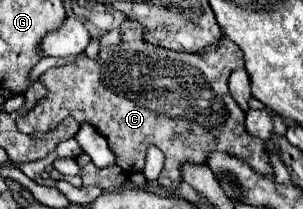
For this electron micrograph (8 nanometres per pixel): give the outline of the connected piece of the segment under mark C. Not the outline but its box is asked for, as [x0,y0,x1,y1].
[16,20,274,190]

